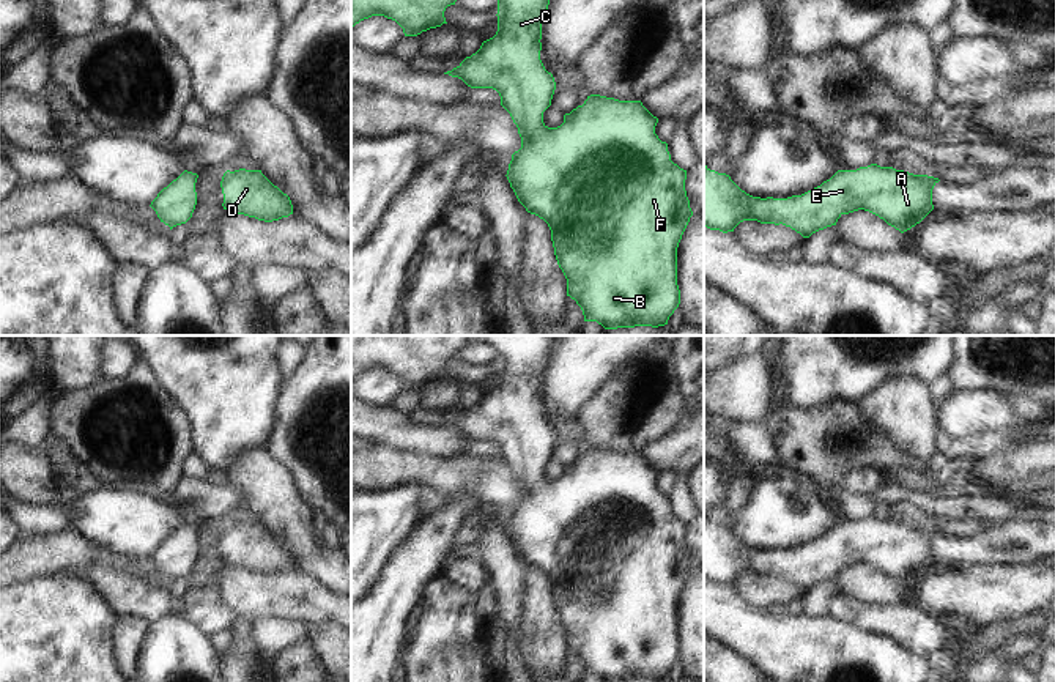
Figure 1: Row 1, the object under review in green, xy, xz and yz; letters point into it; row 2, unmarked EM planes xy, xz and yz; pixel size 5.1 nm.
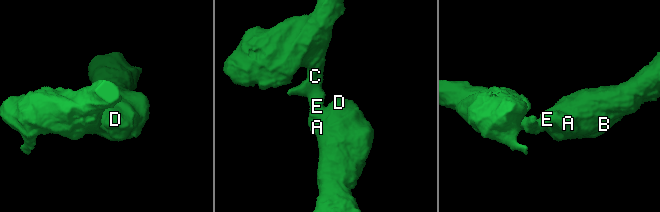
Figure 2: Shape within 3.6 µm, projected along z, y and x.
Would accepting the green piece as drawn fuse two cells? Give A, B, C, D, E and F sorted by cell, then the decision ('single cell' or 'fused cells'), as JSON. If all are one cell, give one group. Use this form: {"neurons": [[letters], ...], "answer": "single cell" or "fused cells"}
{"neurons": [["A", "B", "C", "D", "E", "F"]], "answer": "single cell"}

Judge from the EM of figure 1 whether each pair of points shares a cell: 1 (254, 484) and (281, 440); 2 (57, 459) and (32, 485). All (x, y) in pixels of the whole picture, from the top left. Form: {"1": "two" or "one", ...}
{"1": "two", "2": "two"}

